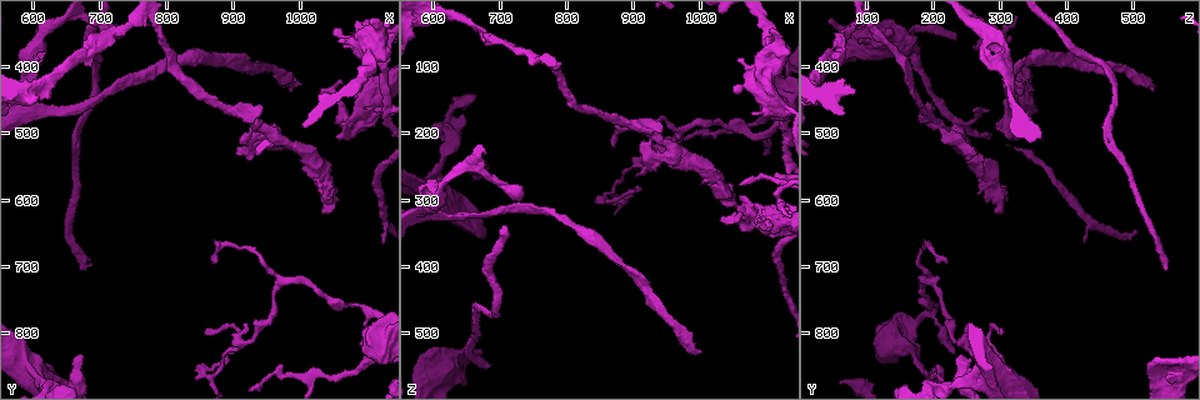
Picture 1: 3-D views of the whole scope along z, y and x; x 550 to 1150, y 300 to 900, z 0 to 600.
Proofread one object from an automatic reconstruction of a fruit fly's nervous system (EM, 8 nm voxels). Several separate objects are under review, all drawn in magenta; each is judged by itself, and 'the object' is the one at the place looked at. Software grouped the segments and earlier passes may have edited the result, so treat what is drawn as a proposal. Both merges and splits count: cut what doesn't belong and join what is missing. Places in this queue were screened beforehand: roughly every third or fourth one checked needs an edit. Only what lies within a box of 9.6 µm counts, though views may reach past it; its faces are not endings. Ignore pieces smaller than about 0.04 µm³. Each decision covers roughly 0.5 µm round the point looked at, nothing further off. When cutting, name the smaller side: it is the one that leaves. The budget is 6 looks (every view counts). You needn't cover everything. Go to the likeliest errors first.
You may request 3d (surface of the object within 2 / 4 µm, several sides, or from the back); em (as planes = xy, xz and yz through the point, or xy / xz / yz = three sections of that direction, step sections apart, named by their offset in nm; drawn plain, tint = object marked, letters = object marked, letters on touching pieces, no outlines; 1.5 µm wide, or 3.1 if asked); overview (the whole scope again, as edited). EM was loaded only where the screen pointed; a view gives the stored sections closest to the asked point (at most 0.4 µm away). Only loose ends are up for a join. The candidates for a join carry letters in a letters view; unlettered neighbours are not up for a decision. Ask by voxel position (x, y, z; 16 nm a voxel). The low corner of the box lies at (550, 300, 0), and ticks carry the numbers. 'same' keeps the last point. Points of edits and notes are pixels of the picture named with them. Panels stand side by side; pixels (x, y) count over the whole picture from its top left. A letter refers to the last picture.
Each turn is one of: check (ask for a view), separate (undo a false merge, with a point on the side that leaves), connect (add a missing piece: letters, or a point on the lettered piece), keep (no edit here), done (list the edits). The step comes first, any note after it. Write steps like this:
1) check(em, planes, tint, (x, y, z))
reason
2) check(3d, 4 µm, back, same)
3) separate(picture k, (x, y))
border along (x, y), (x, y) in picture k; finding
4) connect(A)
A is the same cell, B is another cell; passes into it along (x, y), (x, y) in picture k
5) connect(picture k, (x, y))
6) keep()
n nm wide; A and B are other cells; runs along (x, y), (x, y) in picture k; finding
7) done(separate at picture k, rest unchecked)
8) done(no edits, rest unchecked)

check(em, planes, letters, (675, 705, 550))
thin end

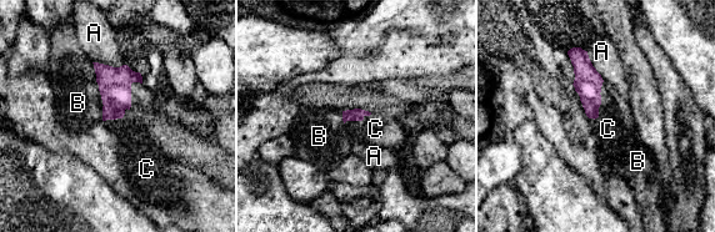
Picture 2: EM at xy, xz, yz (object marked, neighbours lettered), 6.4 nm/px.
connect(C)
B touches over 380 nm; C is the same cell, A and B are other cells; it goes on there

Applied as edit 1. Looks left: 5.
check(overview)
redraw

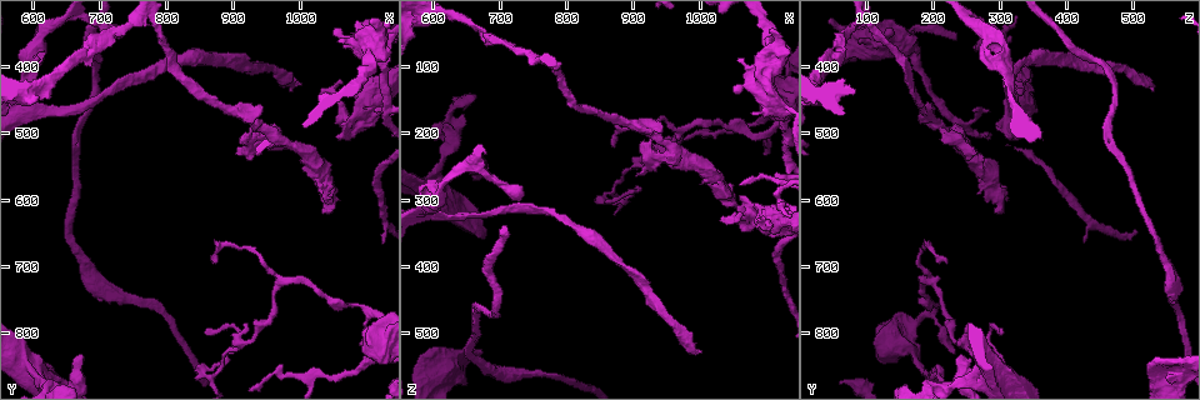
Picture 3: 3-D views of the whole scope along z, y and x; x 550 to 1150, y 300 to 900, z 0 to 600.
check(3d, 4 µm, (1105, 395, 335))
branch stops here

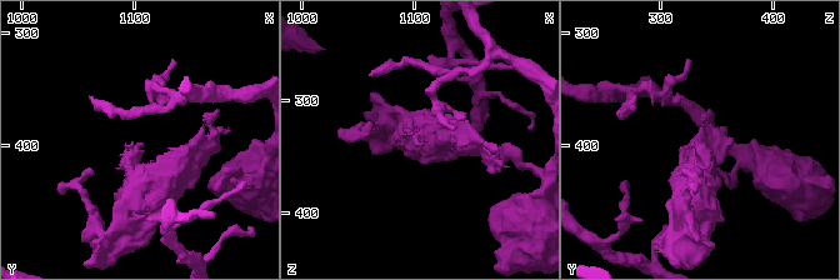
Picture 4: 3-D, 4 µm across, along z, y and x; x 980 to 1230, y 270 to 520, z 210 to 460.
check(em, planes, letters, (1104, 396, 336))

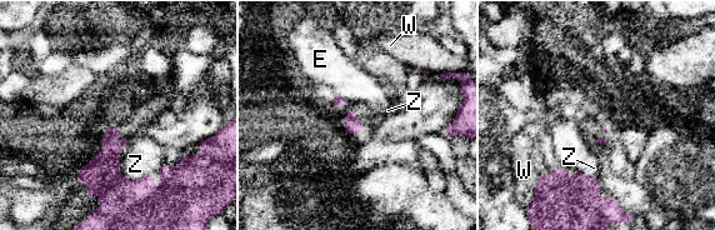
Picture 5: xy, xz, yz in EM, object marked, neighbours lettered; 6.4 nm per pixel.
keep()
E, W and Z are other cells; border along (335, 89), (343, 99) in picture 5; no lettered piece goes on from it

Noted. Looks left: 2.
check(em, xz, step 8, tint, (1085, 755, 210))
calibre changes

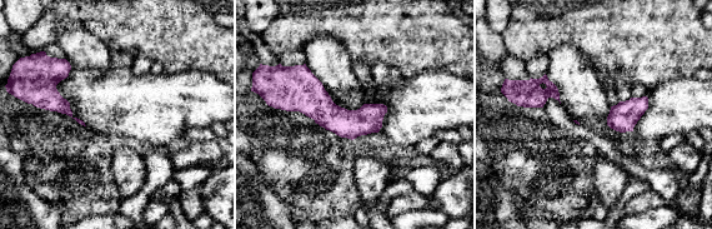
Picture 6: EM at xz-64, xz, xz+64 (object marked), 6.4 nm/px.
check(em, planes, letters, same)
another direction

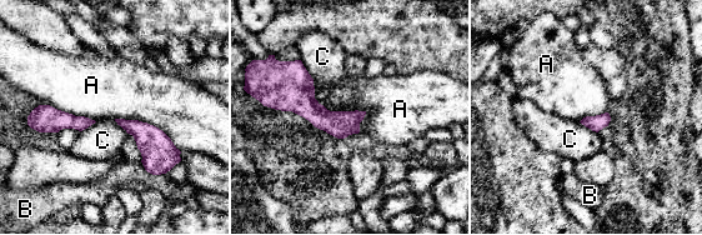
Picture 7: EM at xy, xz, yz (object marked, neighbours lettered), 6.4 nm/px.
keep()
A, B and C are other cells; continuous, no second neuron

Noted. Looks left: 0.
done(connect at picture 2, rest unchecked)

